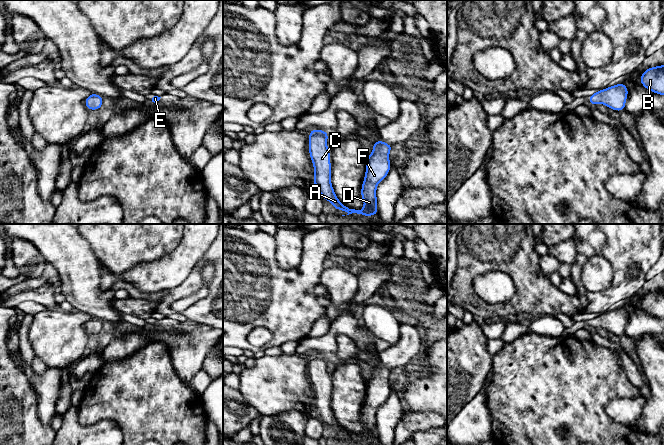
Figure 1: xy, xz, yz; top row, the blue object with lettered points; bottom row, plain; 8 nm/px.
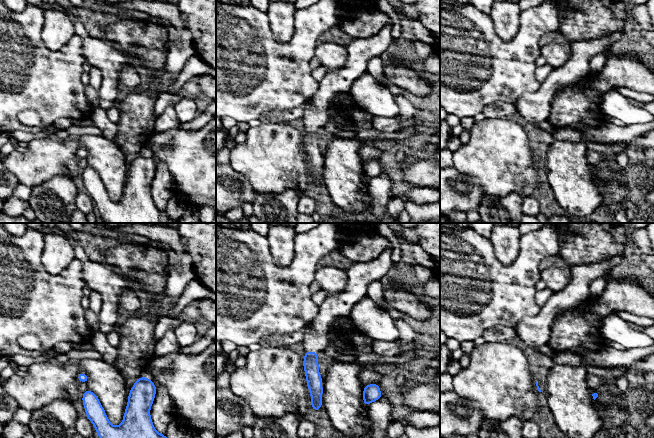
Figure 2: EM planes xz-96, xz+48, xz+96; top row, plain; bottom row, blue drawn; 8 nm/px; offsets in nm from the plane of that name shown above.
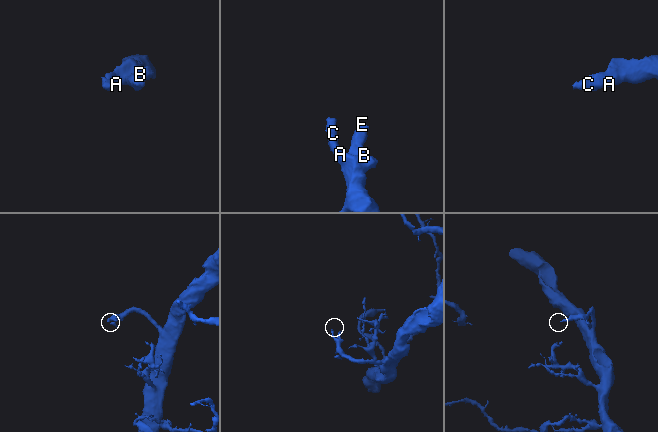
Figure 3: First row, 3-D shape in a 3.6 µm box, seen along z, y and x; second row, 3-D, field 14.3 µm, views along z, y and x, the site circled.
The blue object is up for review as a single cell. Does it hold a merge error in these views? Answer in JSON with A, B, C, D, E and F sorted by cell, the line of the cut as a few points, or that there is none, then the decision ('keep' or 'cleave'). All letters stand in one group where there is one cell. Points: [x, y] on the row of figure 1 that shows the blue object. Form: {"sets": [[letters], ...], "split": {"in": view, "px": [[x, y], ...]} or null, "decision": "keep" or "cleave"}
{"sets": [["A", "B", "C", "D", "E", "F"]], "split": null, "decision": "keep"}

